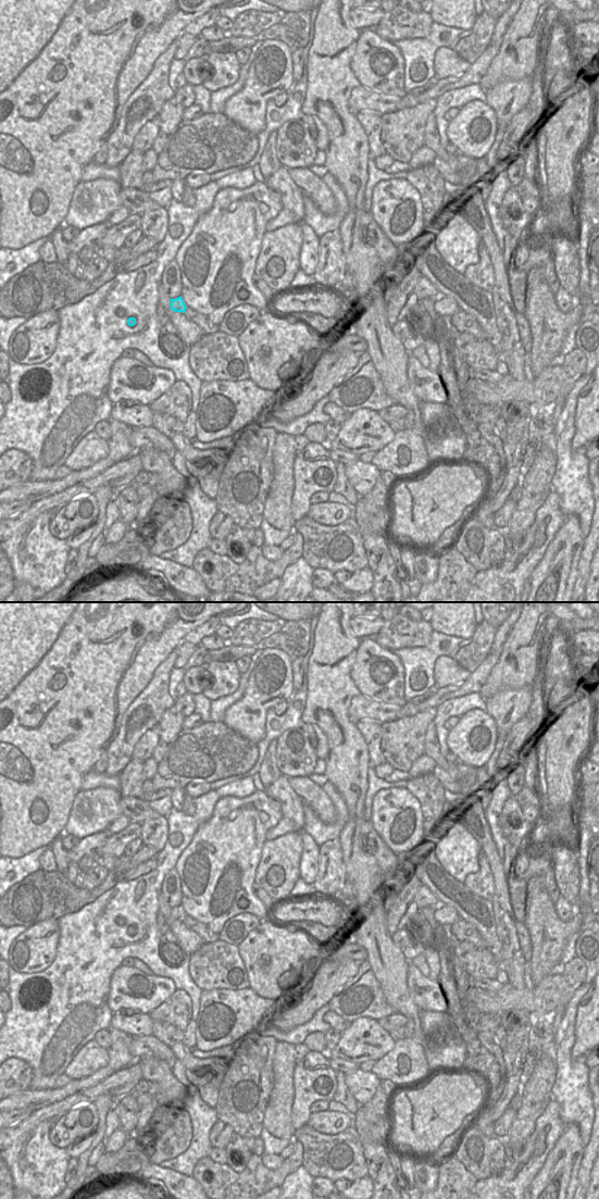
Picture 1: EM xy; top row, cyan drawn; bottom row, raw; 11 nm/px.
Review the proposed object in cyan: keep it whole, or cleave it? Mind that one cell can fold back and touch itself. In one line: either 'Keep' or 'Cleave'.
Keep.

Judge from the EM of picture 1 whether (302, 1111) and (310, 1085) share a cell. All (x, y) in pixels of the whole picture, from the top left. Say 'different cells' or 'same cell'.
same cell

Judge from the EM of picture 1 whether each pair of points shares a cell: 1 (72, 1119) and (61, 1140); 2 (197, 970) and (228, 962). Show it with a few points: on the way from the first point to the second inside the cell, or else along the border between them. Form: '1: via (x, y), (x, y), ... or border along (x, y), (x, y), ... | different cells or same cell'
1: via (65, 1122), (62, 1124), (62, 1134) | same cell
2: via (204, 968), (221, 964) | same cell

